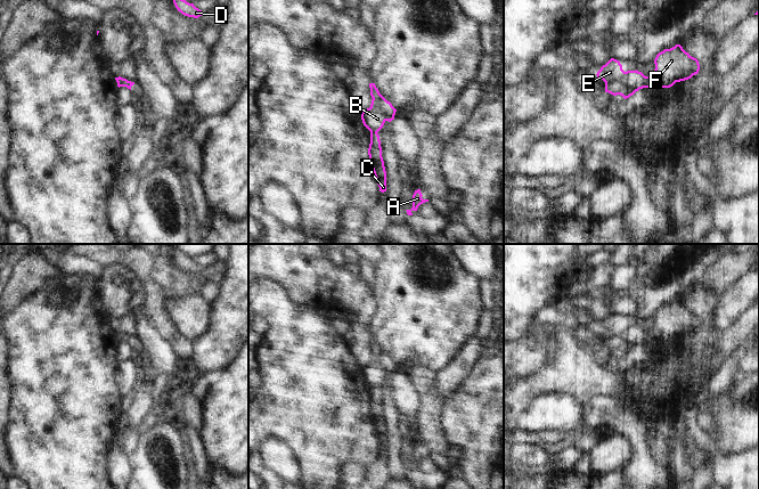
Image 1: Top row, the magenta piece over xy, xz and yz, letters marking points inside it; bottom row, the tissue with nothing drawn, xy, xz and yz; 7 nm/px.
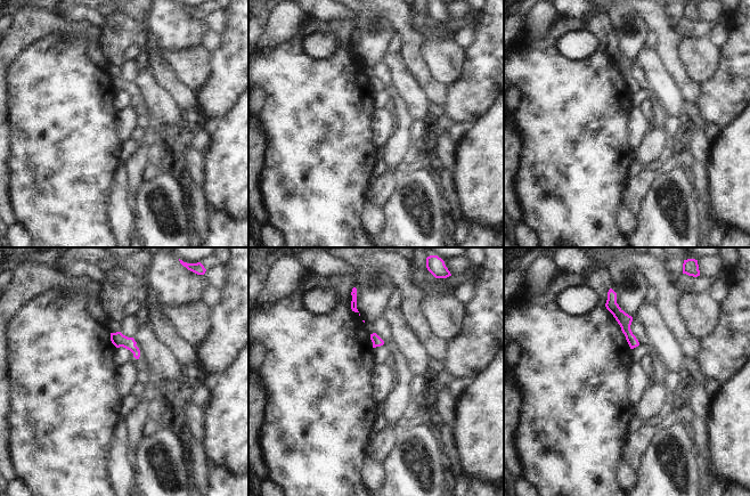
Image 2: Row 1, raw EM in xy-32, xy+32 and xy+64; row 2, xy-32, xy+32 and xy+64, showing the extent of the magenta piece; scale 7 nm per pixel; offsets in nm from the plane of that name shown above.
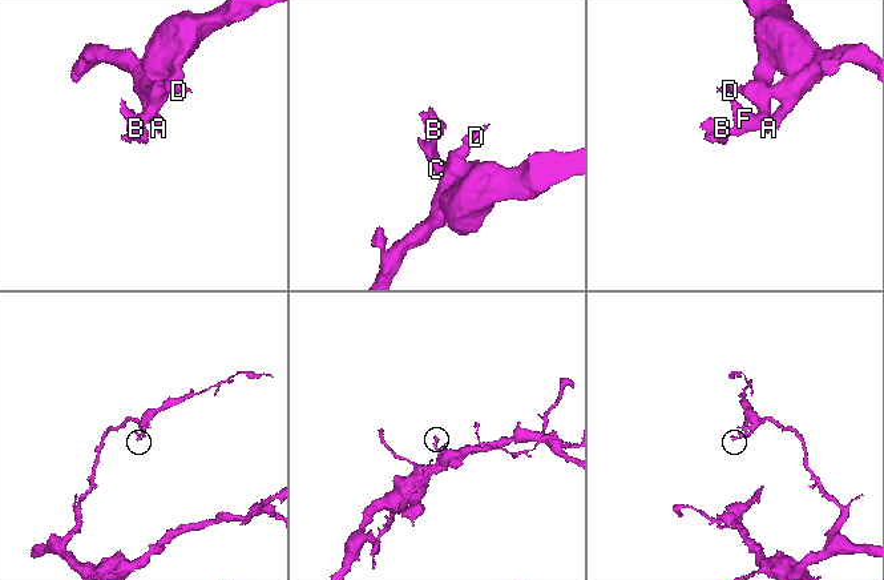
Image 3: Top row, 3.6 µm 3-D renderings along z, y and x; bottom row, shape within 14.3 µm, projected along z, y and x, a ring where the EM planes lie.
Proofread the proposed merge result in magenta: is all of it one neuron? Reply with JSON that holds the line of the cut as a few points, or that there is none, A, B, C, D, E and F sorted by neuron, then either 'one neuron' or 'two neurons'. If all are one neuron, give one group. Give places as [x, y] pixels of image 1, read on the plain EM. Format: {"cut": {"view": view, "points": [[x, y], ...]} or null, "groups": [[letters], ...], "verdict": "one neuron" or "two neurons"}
{"cut": {"view": "yz", "points": [[645, 332], [646, 342]]}, "groups": [["A", "C", "D", "F"], ["B", "E"]], "verdict": "two neurons"}

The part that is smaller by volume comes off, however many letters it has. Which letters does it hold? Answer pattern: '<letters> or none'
B, E

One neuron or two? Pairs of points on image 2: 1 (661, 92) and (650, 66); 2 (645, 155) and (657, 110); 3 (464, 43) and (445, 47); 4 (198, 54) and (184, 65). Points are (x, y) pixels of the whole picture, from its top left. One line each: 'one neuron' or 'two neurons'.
1: one neuron
2: one neuron
3: two neurons
4: one neuron

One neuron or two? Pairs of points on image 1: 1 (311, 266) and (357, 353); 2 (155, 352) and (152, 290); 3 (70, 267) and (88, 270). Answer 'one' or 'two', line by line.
1: one
2: two
3: one

